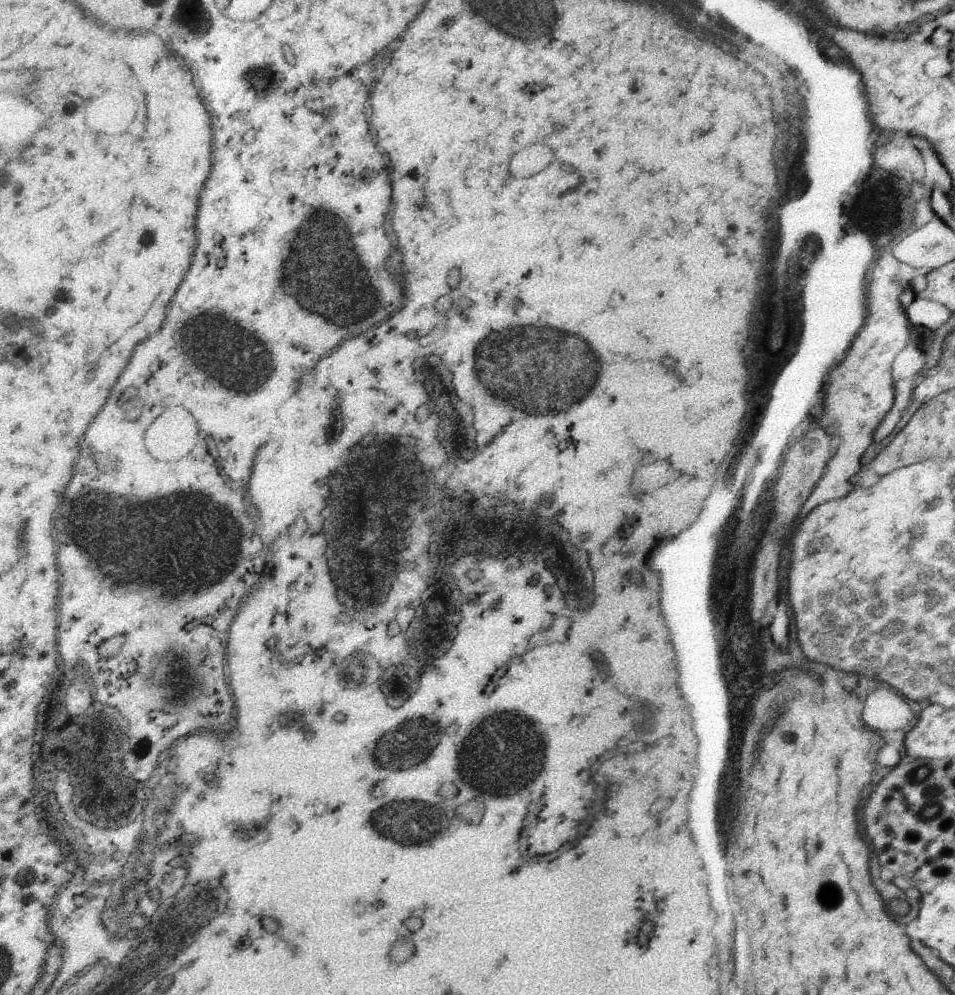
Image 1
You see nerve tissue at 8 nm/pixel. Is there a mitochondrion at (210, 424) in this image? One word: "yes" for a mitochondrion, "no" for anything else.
no

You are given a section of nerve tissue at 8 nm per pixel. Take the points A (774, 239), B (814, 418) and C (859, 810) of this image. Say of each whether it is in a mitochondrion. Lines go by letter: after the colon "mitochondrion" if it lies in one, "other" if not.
A: other
B: other
C: other

